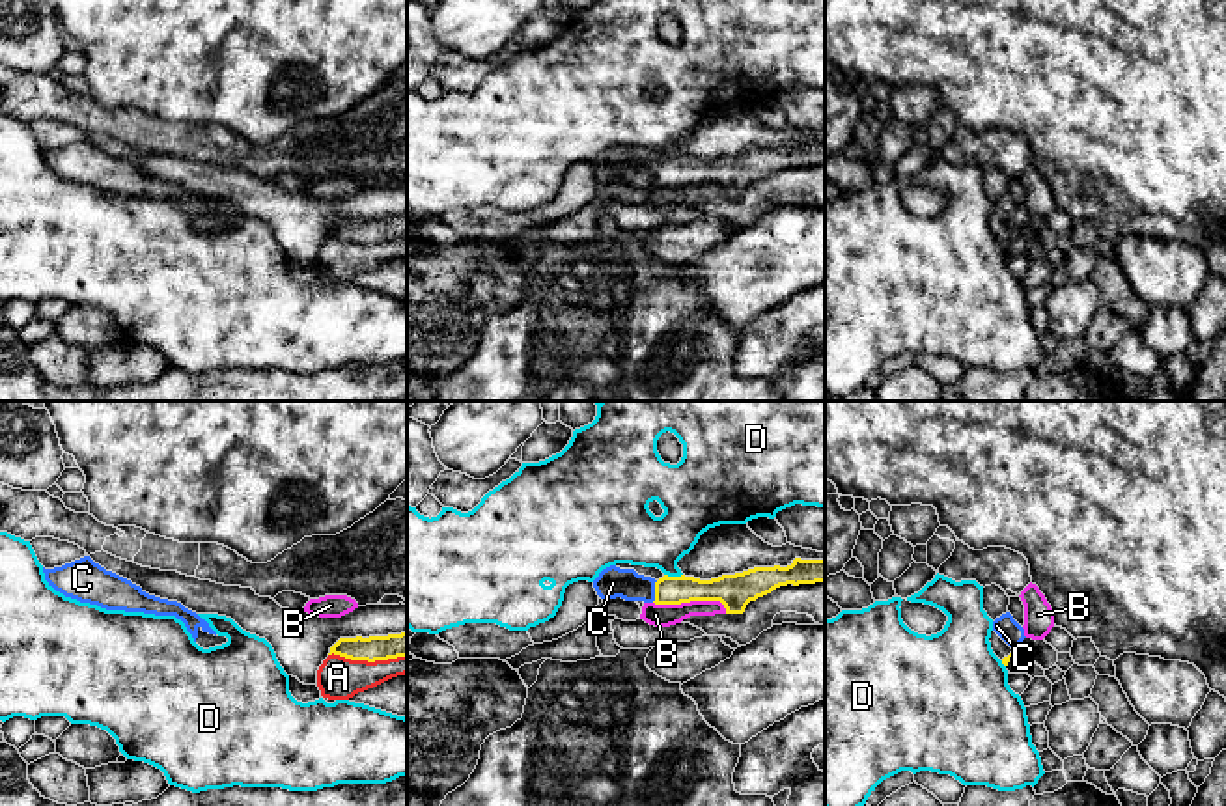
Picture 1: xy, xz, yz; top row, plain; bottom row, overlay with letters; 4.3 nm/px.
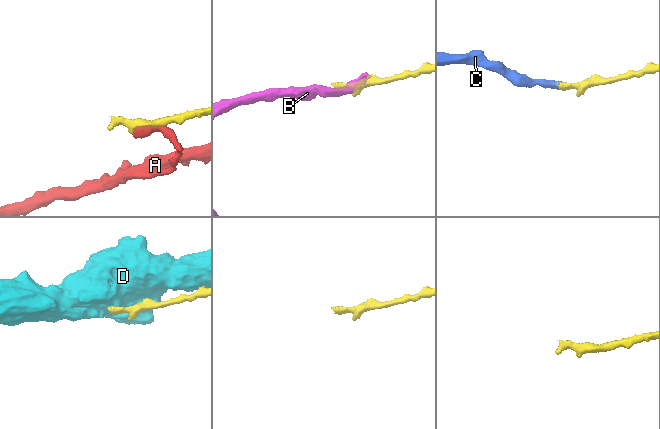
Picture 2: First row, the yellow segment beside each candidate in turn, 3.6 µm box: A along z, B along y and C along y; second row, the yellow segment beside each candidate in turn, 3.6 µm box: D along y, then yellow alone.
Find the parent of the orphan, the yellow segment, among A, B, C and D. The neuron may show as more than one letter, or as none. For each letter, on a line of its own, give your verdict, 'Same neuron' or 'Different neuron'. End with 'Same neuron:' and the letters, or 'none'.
A: Different neuron
B: Different neuron
C: Same neuron
D: Different neuron
Same neuron: C

